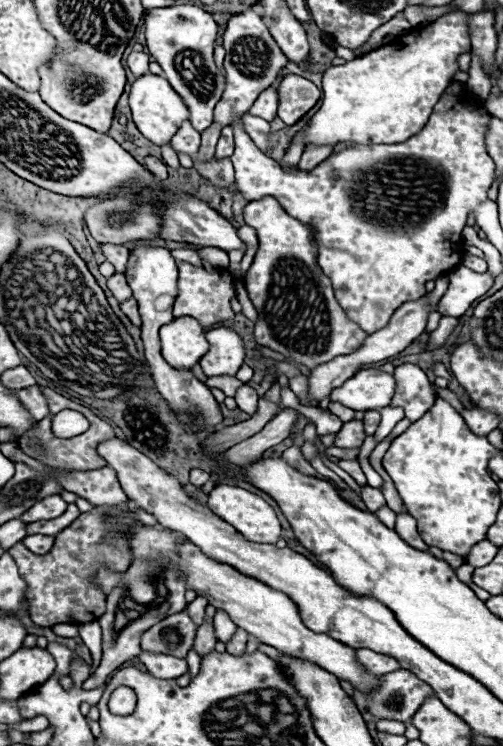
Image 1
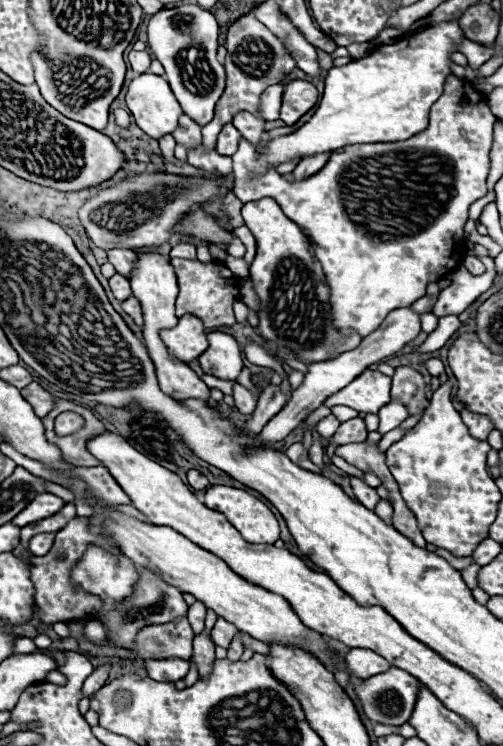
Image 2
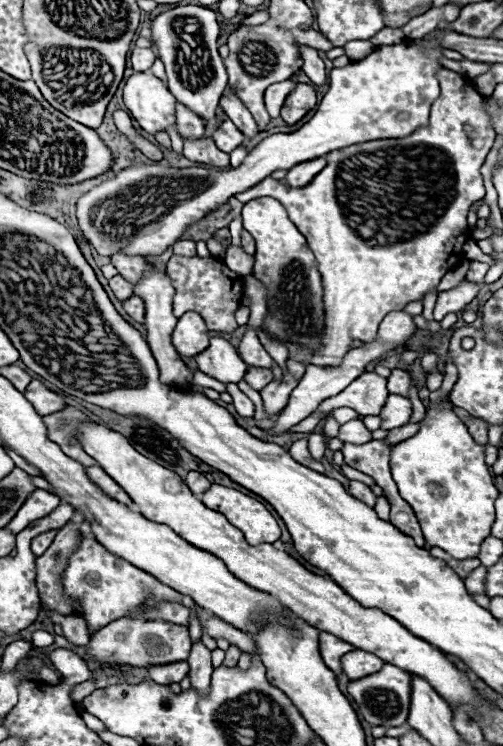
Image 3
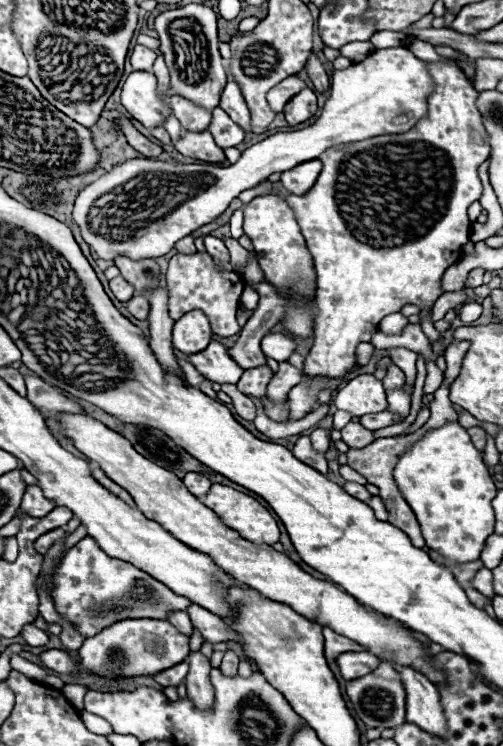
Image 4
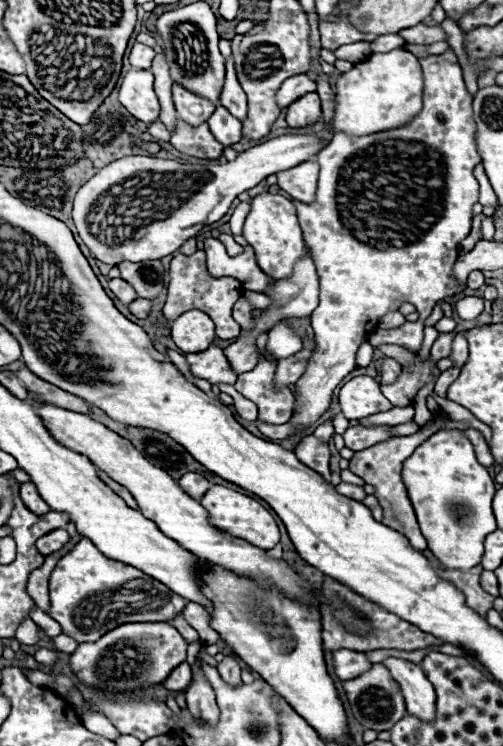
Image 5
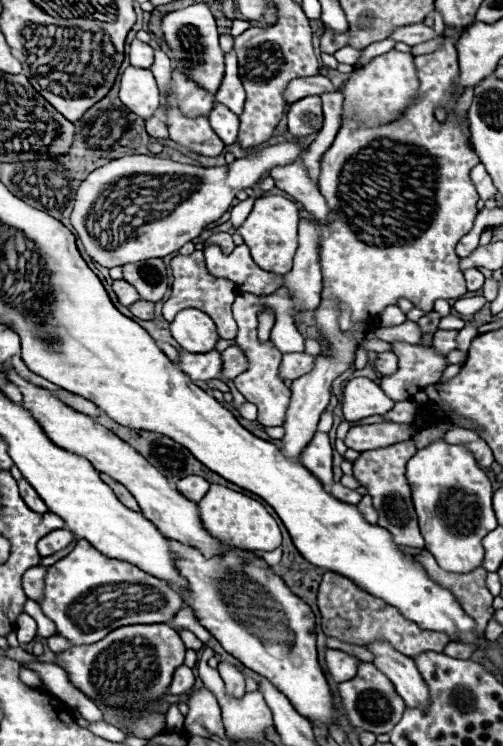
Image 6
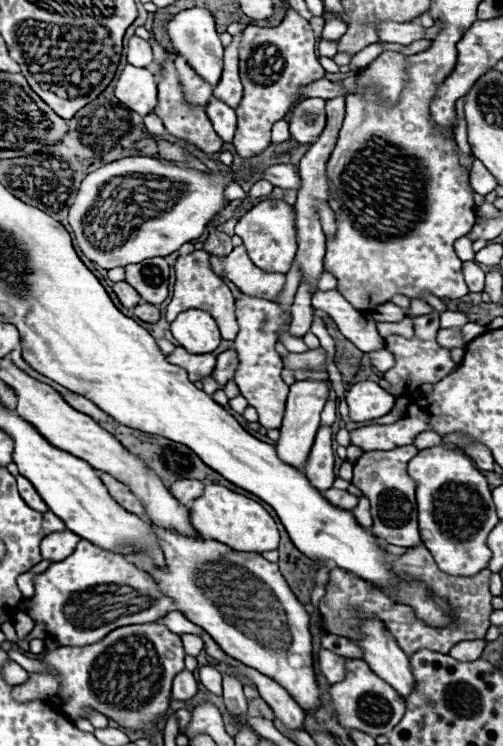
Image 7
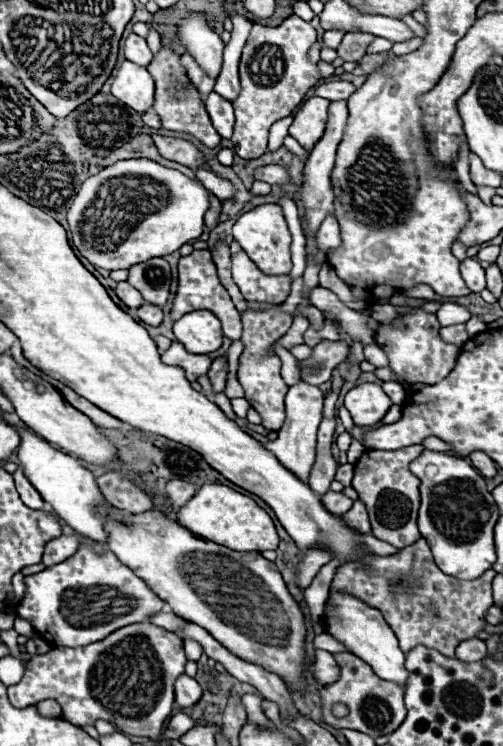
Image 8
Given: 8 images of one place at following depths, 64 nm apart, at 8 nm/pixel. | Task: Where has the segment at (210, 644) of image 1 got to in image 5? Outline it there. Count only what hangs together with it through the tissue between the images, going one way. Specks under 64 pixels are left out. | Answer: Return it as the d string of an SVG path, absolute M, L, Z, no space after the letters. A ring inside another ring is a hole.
M196 658L196 662L192 664L192 680L190 680L190 686L186 688L186 700L188 700L188 710L192 712L192 716L210 724L218 720L220 710L216 706L216 694L210 682L204 678L200 658Z

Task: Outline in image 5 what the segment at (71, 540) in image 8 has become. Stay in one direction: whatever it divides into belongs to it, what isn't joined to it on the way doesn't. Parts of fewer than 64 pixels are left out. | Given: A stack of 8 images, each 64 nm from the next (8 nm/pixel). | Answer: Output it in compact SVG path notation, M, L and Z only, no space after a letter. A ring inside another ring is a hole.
M58 528L58 530L52 530L52 532L48 532L46 536L38 538L38 540L36 540L36 548L40 550L40 554L48 556L48 554L60 550L60 548L68 542L68 538L70 538L70 534L68 534L66 530L62 530L62 528Z

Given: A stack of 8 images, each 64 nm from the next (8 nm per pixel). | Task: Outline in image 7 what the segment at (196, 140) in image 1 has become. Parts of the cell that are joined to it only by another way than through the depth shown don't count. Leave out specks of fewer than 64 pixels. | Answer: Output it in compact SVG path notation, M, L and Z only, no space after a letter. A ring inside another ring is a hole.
M176 58L174 64L176 64L180 86L184 92L184 102L188 102L188 106L206 108L208 100L212 98L212 86L206 84L198 74L194 74L184 58Z

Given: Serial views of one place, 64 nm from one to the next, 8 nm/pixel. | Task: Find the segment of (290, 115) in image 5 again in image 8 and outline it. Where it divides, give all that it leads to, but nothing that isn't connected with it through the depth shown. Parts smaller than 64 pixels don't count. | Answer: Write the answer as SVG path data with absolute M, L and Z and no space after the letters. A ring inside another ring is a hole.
M312 96L294 112L290 136L296 138L306 150L310 150L324 134L326 118L328 118L328 104L330 104L328 100Z

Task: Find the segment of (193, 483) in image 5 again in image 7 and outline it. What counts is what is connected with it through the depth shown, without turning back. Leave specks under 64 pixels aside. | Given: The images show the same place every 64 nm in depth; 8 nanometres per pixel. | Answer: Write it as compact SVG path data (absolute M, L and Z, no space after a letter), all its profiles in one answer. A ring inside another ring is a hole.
M194 478L186 480L176 480L170 486L170 492L182 502L182 504L192 504L196 498L200 498L200 492L204 492L204 484Z

